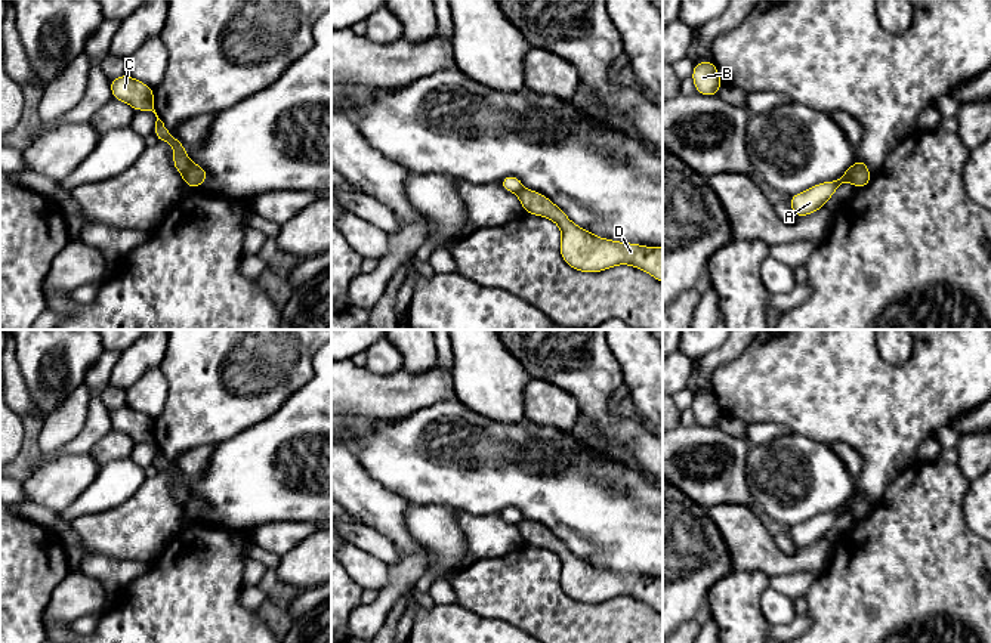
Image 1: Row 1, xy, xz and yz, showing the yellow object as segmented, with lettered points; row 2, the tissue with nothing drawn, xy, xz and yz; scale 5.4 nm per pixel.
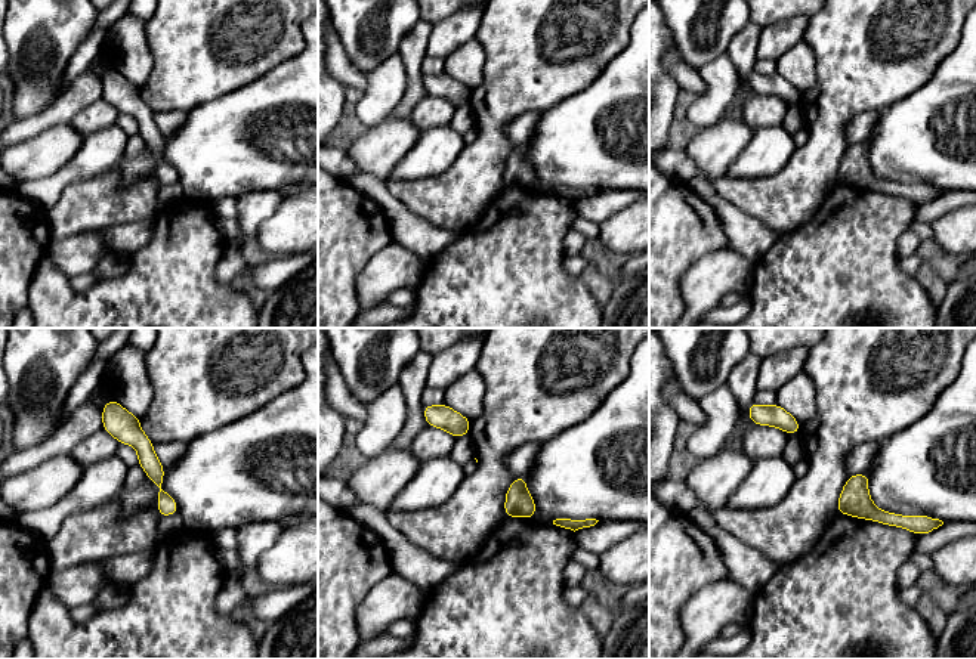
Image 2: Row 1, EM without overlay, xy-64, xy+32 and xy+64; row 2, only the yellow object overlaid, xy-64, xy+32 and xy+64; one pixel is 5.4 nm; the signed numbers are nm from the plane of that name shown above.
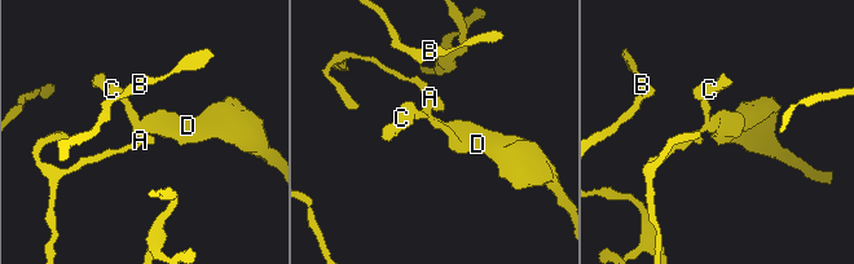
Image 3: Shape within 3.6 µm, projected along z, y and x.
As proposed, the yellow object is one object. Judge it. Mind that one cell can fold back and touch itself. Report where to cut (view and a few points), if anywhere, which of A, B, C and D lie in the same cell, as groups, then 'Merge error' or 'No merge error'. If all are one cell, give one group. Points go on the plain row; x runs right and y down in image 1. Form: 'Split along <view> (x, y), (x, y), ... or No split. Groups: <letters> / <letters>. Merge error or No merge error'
Split along xy (190, 492), (190, 500), (184, 510). Groups: A B C / D. Merge error

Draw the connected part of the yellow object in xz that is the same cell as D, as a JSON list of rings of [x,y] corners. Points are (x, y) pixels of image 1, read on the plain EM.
[[[522,519],[518,529],[525,544],[553,551],[562,563],[559,584],[564,593],[578,602],[598,605],[617,596],[630,596],[648,603],[663,615],[663,578],[601,569],[577,557],[546,526]]]

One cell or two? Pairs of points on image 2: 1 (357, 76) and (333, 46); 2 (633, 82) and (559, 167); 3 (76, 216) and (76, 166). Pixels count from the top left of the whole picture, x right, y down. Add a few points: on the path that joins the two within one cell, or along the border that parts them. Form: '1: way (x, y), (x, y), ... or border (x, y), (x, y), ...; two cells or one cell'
1: way (349, 71), (336, 58), (336, 53); one cell
2: way (615, 102), (575, 147); one cell
3: border (110, 170), (70, 182), (53, 206); two cells

